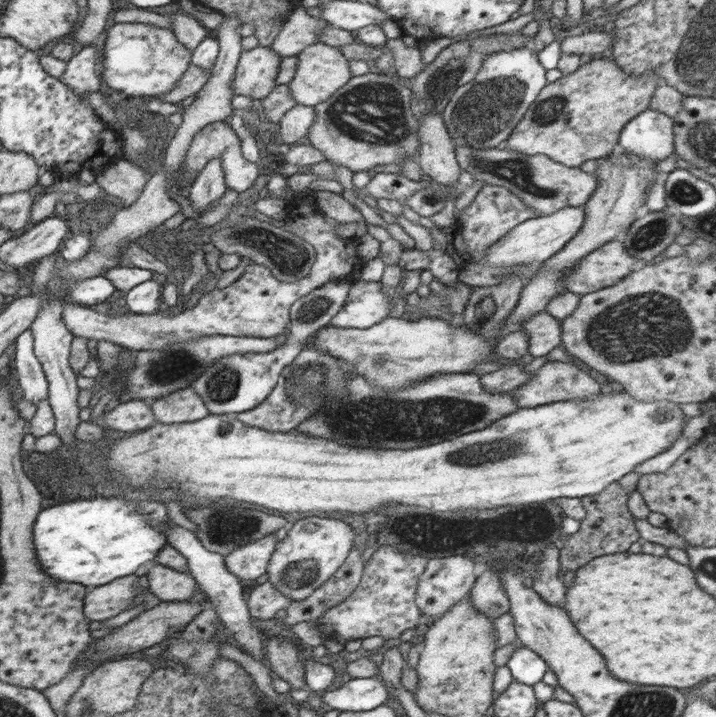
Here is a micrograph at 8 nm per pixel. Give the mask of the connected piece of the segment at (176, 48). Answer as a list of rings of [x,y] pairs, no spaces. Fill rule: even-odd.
[[[113,23],[107,32],[106,43],[102,50],[106,66],[104,80],[108,82],[109,89],[119,91],[124,97],[156,98],[167,95],[168,92],[174,91],[182,73],[191,64],[192,52],[179,42],[170,29],[141,23]]]

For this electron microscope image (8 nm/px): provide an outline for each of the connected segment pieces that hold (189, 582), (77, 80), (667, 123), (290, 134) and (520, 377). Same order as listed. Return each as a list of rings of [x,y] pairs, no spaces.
[[[156,562],[145,567],[143,573],[146,574],[148,591],[160,601],[190,602],[198,590],[189,573],[178,572]]]
[[[92,45],[79,47],[67,62],[66,70],[59,79],[84,100],[86,94],[94,93],[100,88],[100,80],[96,80],[100,78],[100,74],[96,74],[96,62],[98,54]]]
[[[656,110],[640,112],[638,116],[628,121],[628,124],[620,132],[618,144],[624,148],[625,154],[634,154],[646,160],[658,162],[668,158],[675,152],[675,140],[673,131],[673,118]]]
[[[296,105],[286,111],[278,122],[283,141],[292,144],[304,138],[308,135],[308,129],[314,123],[314,119],[316,119],[314,107]]]
[[[524,362],[522,365],[508,364],[494,372],[483,374],[480,382],[488,392],[500,394],[500,392],[511,392],[522,384],[528,383],[530,375],[532,373],[525,370]]]

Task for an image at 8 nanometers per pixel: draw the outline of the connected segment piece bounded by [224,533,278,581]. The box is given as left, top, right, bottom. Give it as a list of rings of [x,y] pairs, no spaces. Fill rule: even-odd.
[[[275,533],[260,540],[245,544],[224,556],[224,563],[228,571],[232,572],[238,580],[257,580],[267,573],[268,565],[278,544]]]

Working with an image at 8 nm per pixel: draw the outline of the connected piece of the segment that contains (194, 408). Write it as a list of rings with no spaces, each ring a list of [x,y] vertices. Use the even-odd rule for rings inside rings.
[[[191,386],[154,399],[151,408],[156,422],[162,424],[194,422],[210,414],[202,398]]]

